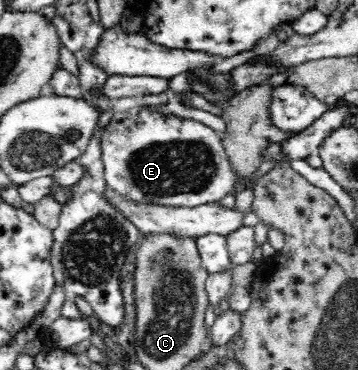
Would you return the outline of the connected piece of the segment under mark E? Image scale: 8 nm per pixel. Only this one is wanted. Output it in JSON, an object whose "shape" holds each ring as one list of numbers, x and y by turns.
{"shape":[[123,108,112,115,110,123,99,138,107,188,134,204,162,205,174,208,194,208,220,202,227,195,236,195,245,189,246,178,240,178,230,166,230,158,222,145,222,137,204,123,173,114,164,115,148,108]]}

